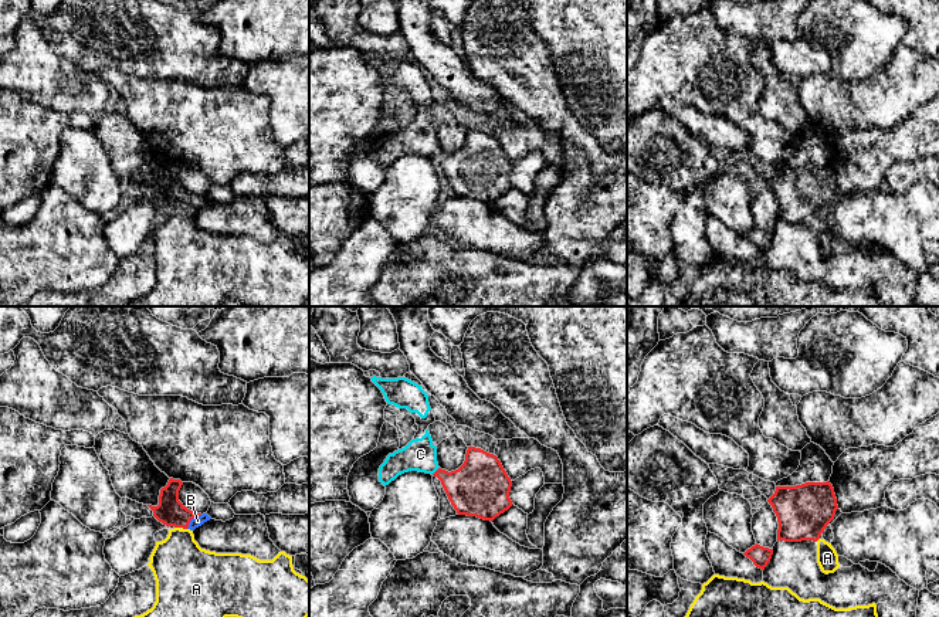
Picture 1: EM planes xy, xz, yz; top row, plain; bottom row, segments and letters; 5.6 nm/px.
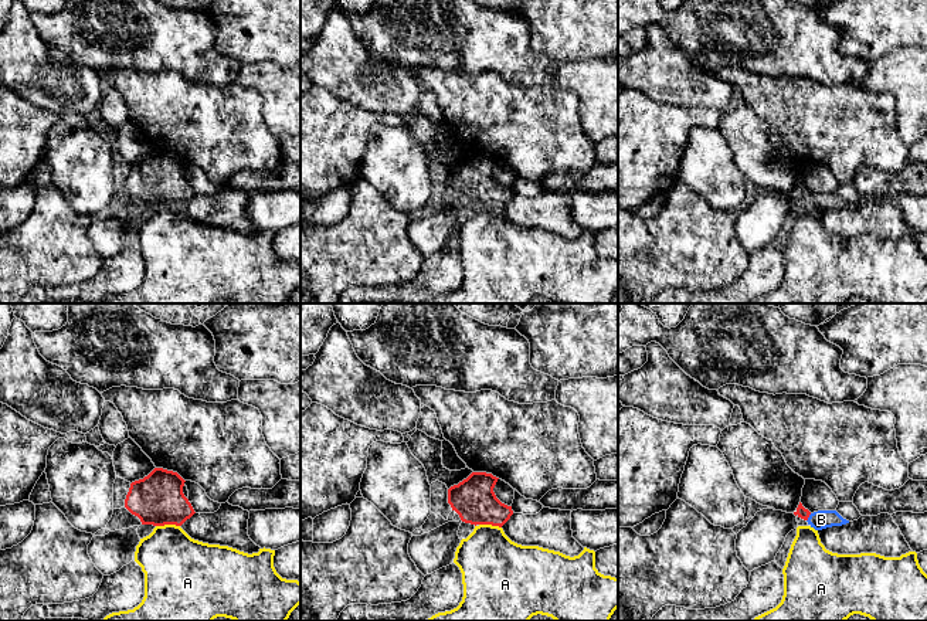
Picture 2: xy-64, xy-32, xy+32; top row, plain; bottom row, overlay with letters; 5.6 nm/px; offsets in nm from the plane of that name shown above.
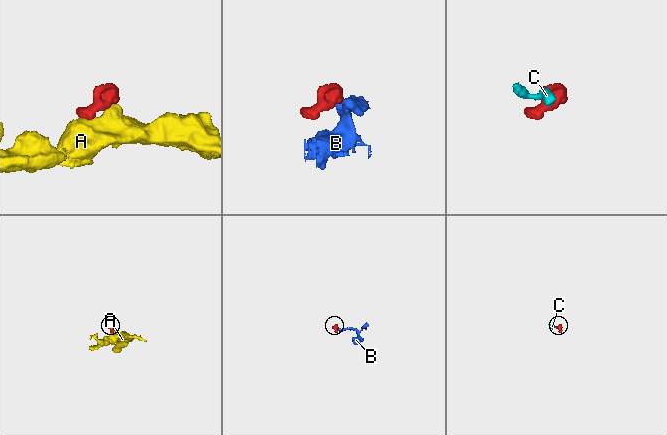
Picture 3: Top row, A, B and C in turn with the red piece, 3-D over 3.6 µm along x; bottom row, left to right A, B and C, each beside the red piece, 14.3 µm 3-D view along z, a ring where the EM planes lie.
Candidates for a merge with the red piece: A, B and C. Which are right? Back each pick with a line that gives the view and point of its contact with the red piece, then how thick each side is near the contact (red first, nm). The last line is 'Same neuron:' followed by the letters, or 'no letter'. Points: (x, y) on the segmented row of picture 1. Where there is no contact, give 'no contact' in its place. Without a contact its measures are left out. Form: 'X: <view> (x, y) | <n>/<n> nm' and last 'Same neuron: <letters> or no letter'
B: xy (192, 518) | 160/60 nm
C: xz (436, 471) | 300/180 nm
Same neuron: B, C

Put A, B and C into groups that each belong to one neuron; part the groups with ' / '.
A / B C

